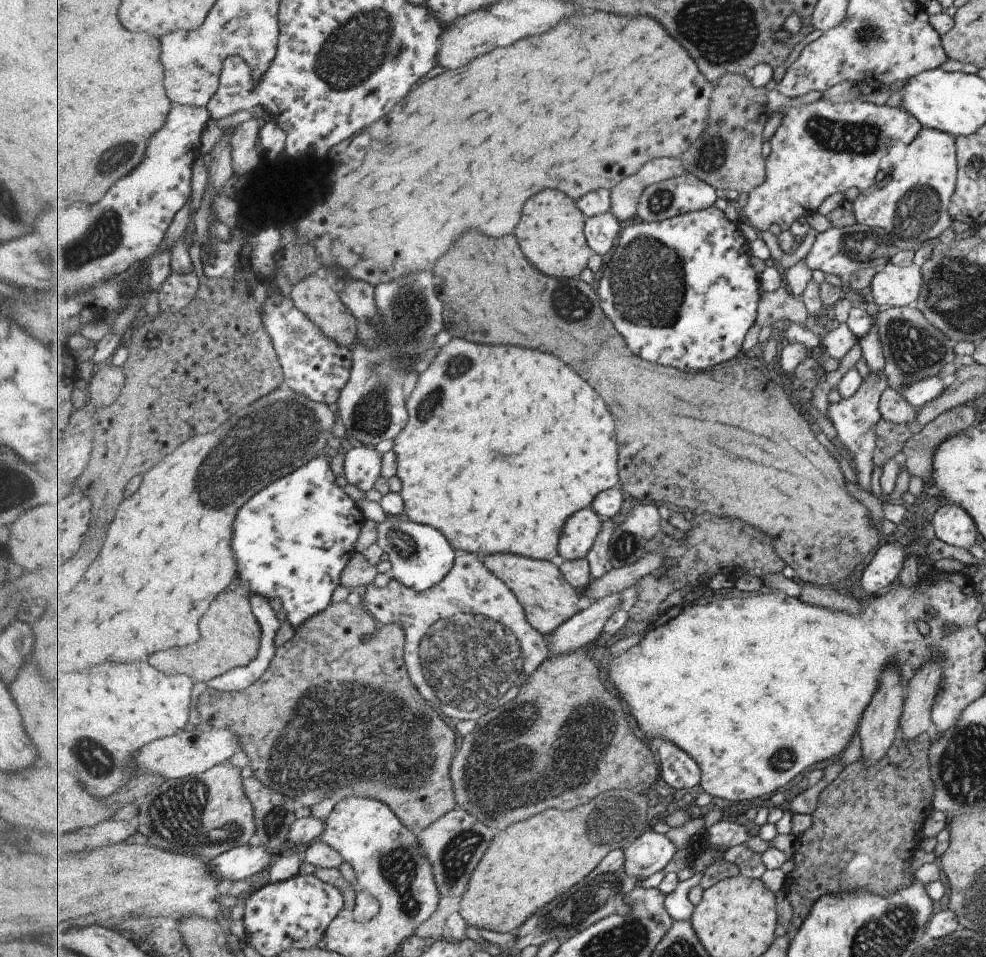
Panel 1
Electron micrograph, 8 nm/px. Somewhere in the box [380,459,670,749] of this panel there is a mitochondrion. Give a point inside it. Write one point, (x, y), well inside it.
(471, 660)

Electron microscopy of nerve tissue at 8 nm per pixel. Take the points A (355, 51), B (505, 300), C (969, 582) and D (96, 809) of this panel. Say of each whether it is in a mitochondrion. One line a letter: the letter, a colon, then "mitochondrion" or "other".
A: mitochondrion
B: other
C: other
D: other

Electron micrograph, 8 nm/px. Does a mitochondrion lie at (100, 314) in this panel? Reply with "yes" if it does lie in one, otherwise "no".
no

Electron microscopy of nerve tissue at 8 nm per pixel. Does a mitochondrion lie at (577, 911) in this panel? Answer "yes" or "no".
yes

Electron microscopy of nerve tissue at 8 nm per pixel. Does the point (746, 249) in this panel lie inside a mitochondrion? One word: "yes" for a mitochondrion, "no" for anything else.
no

